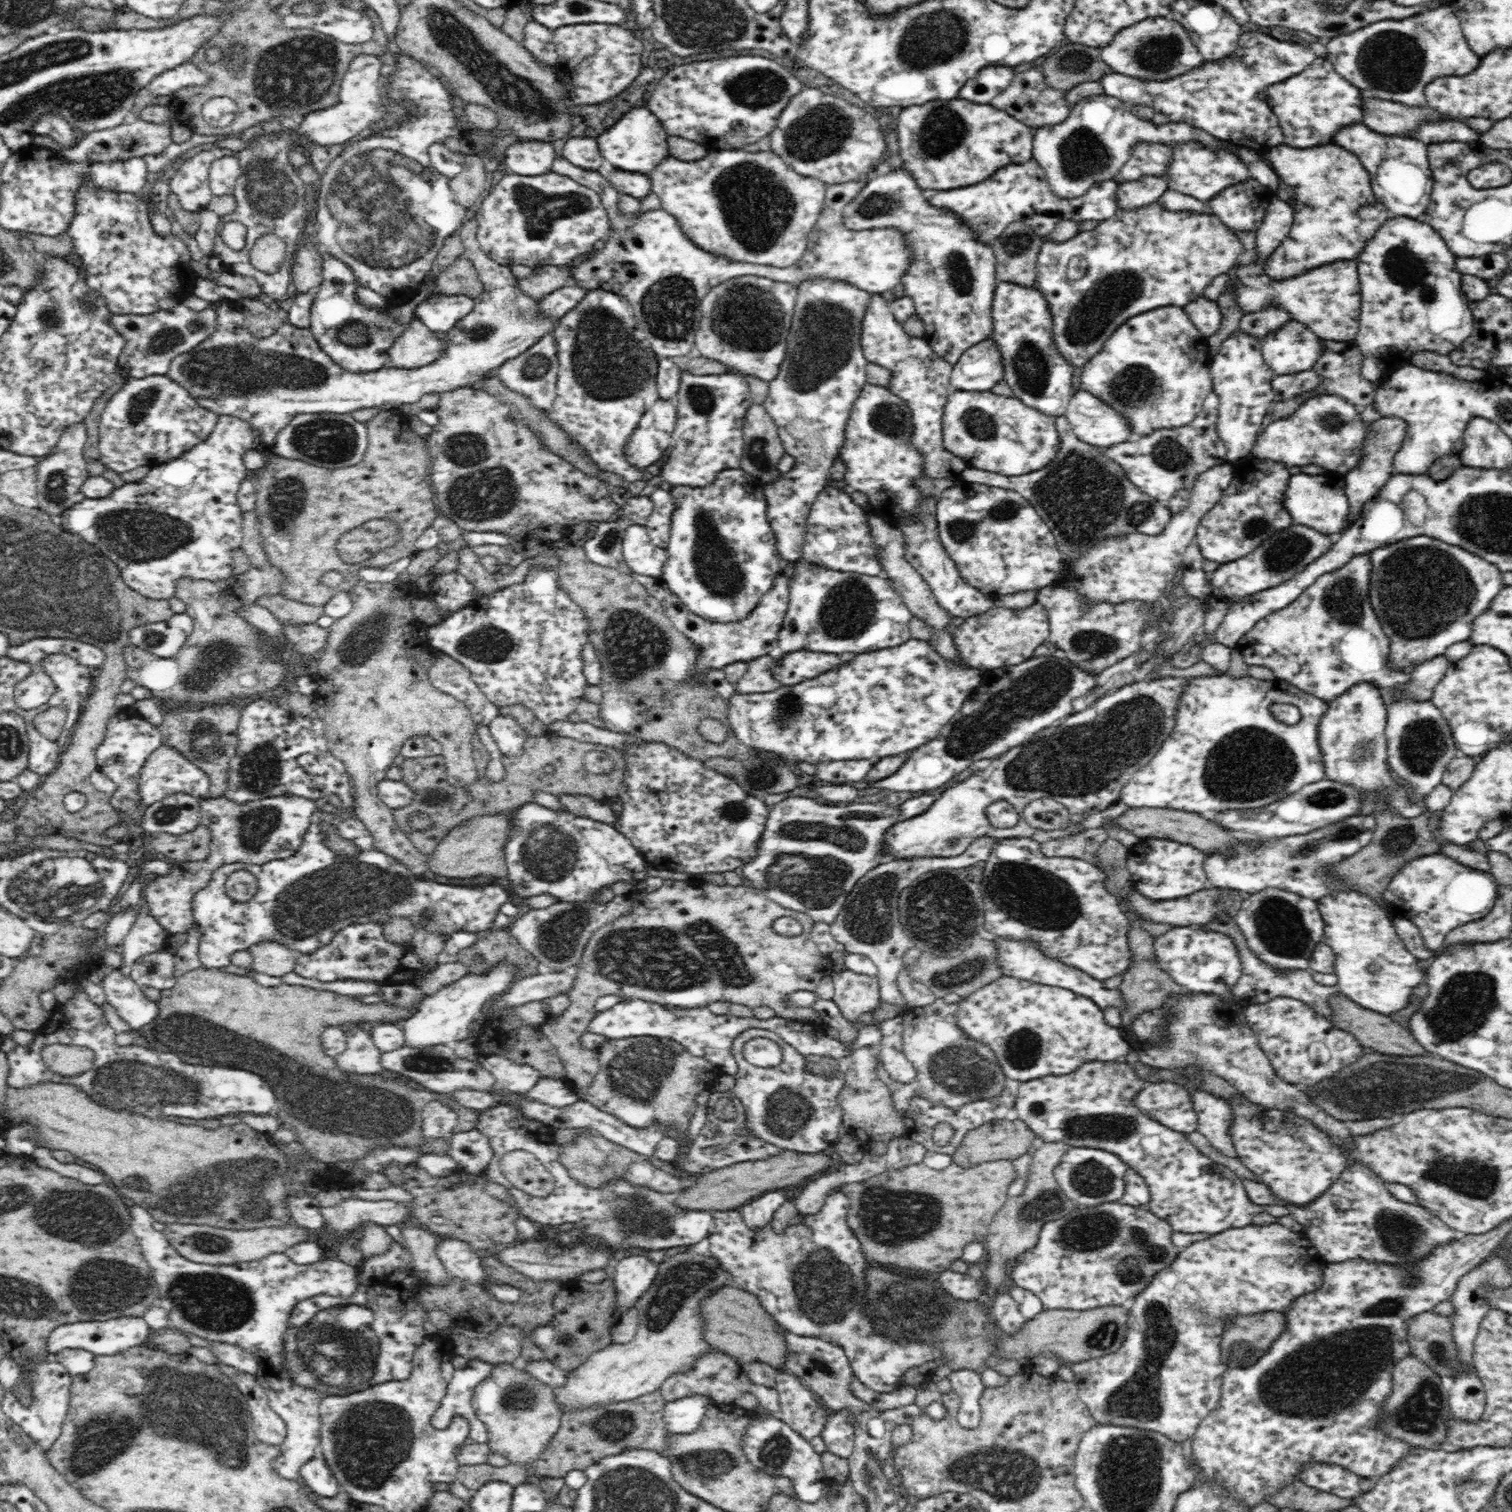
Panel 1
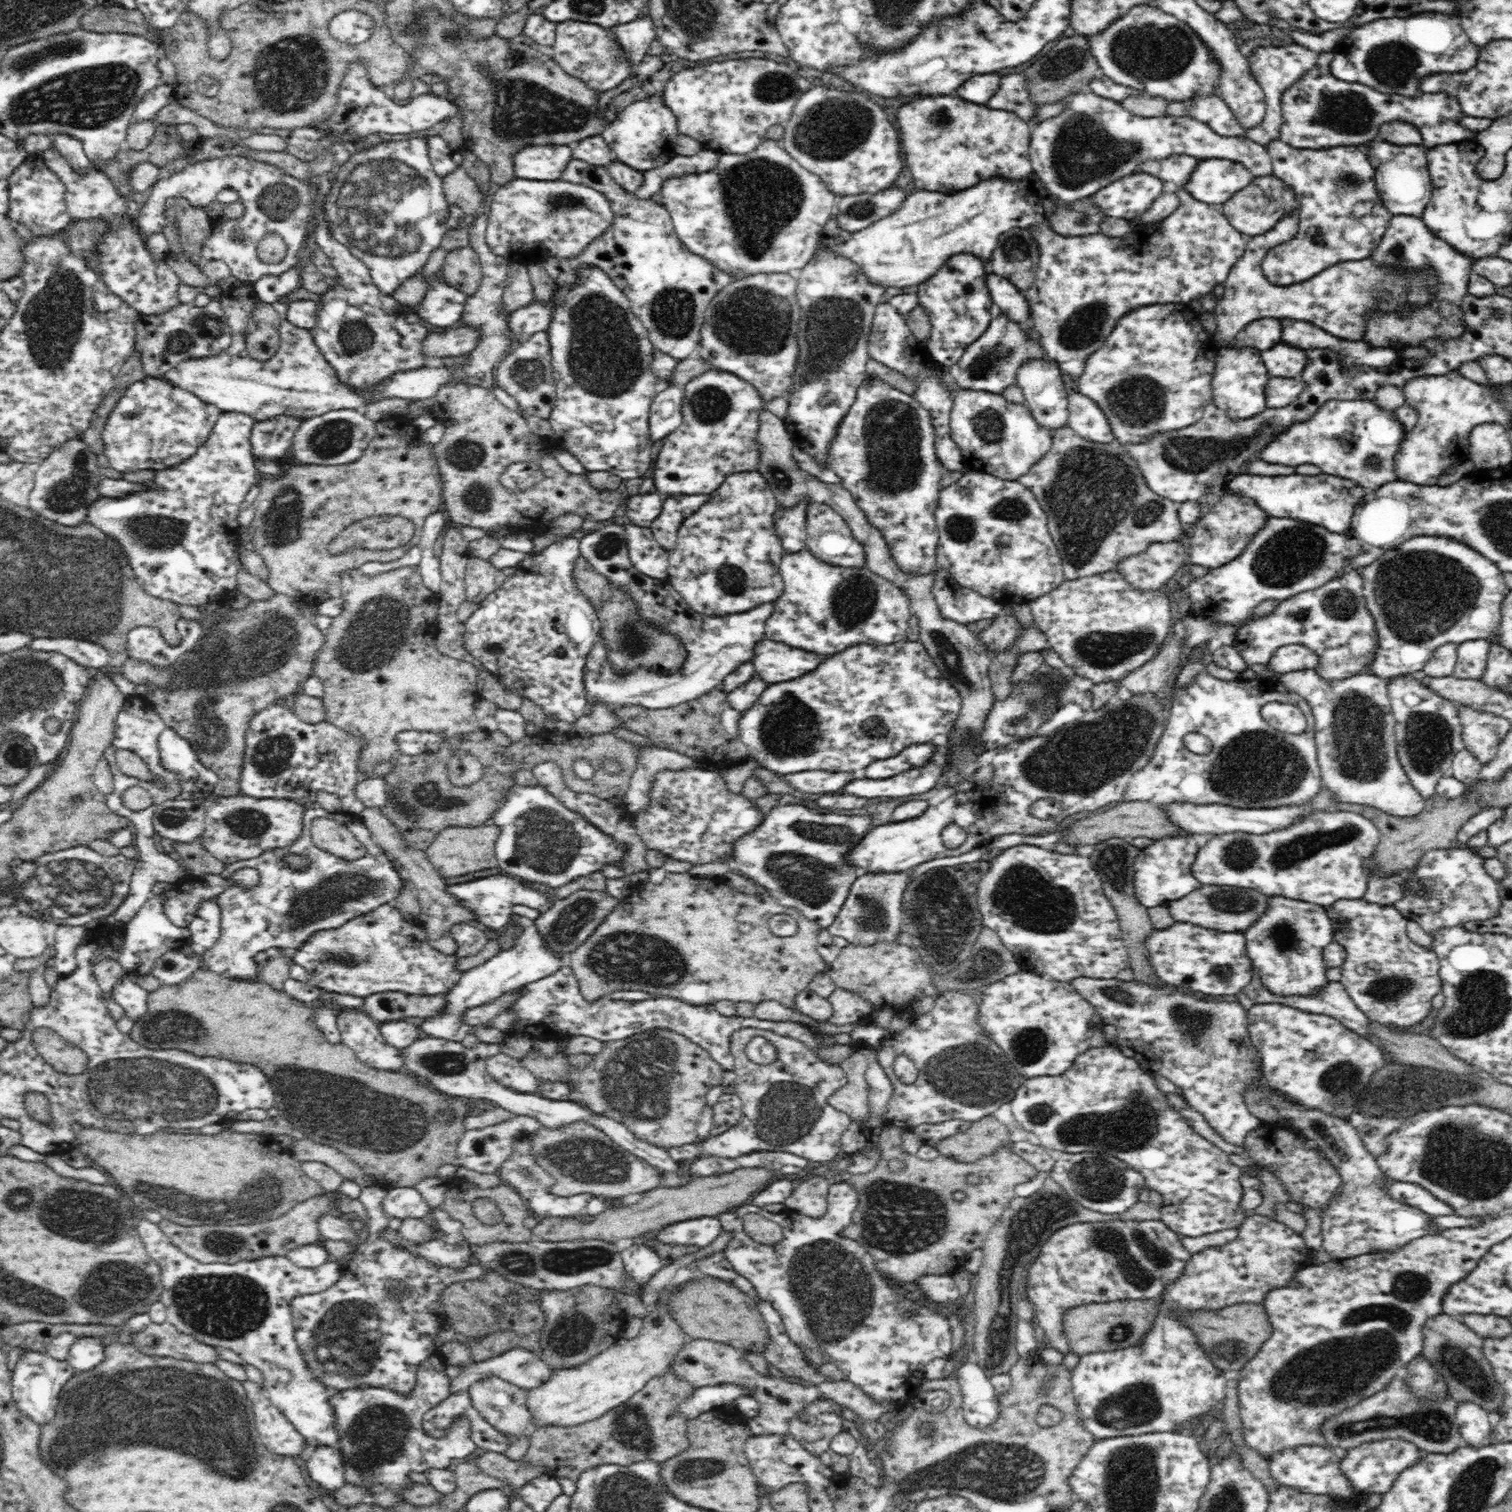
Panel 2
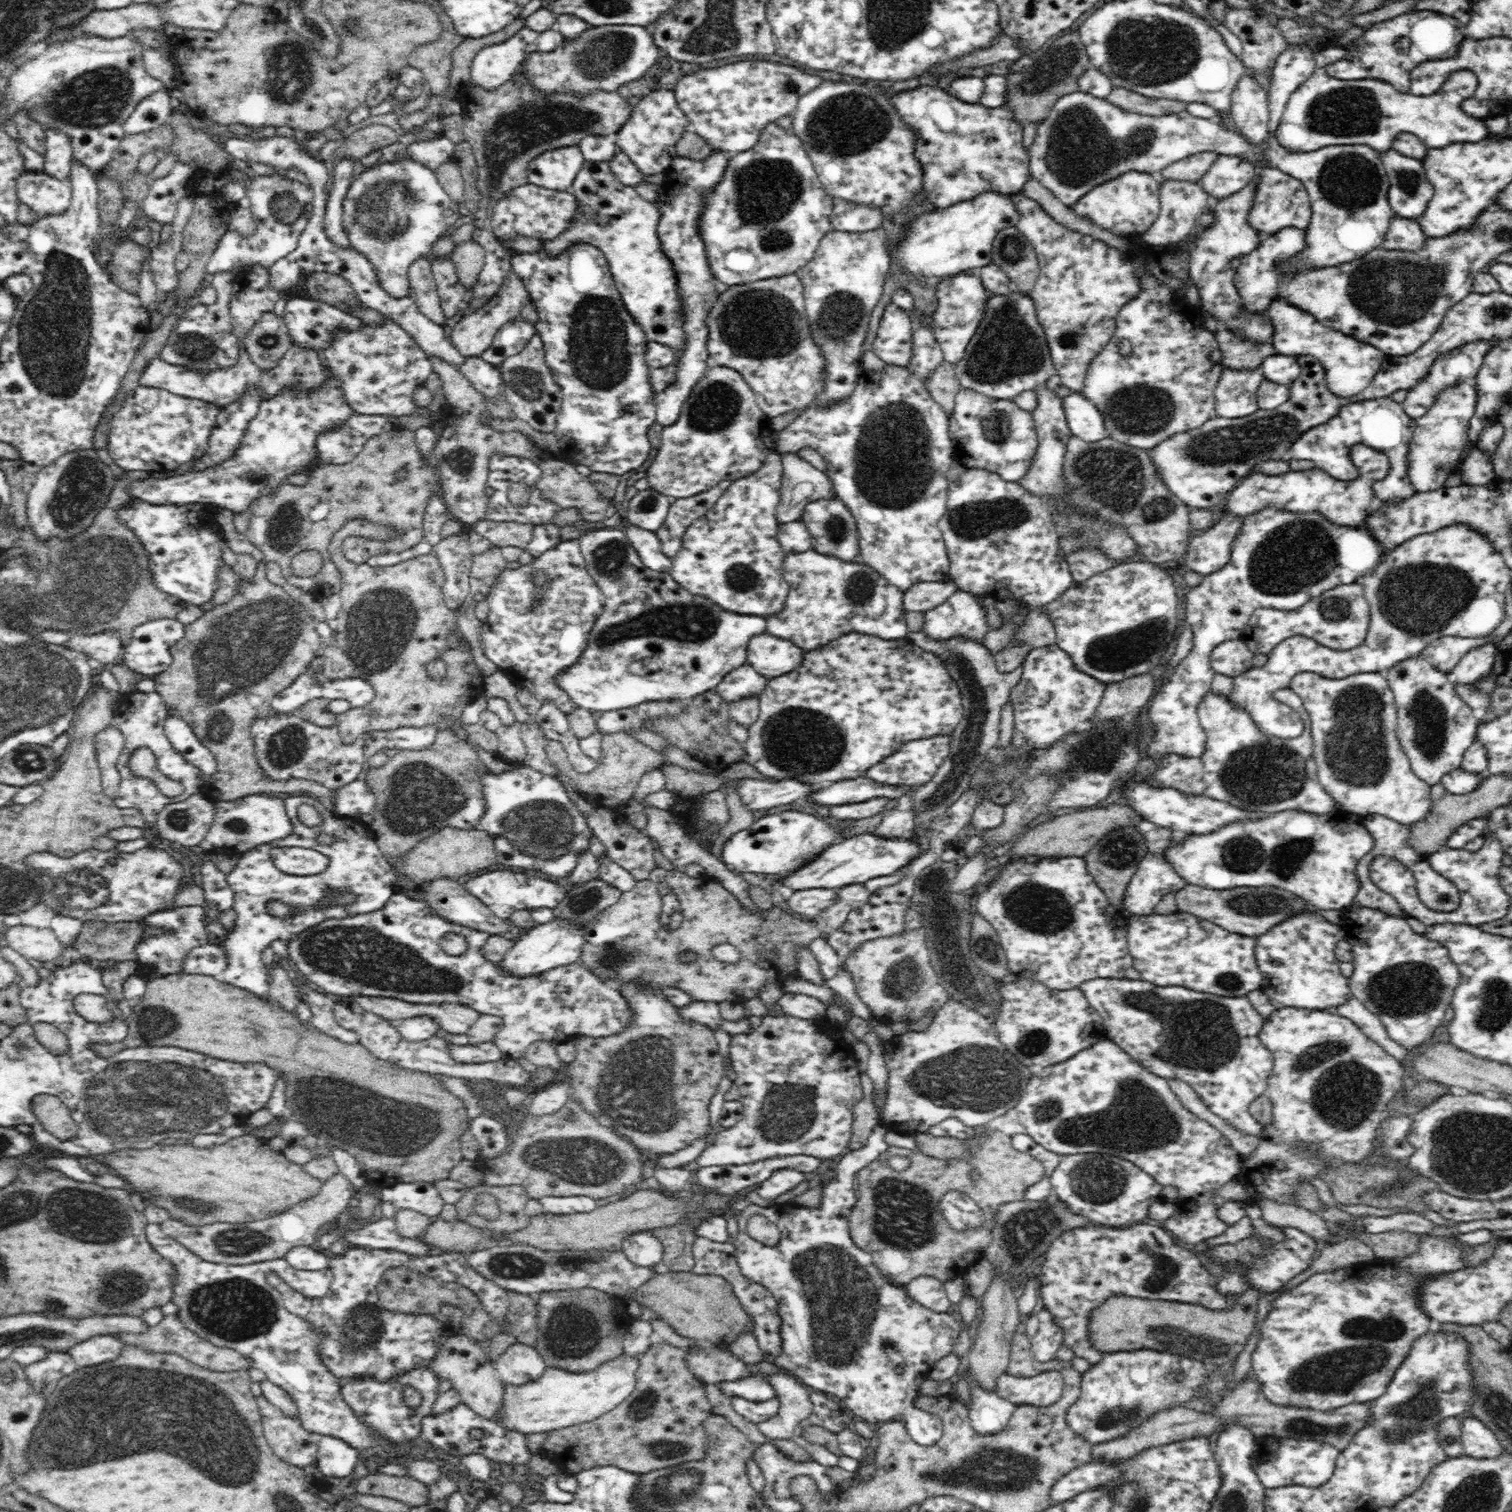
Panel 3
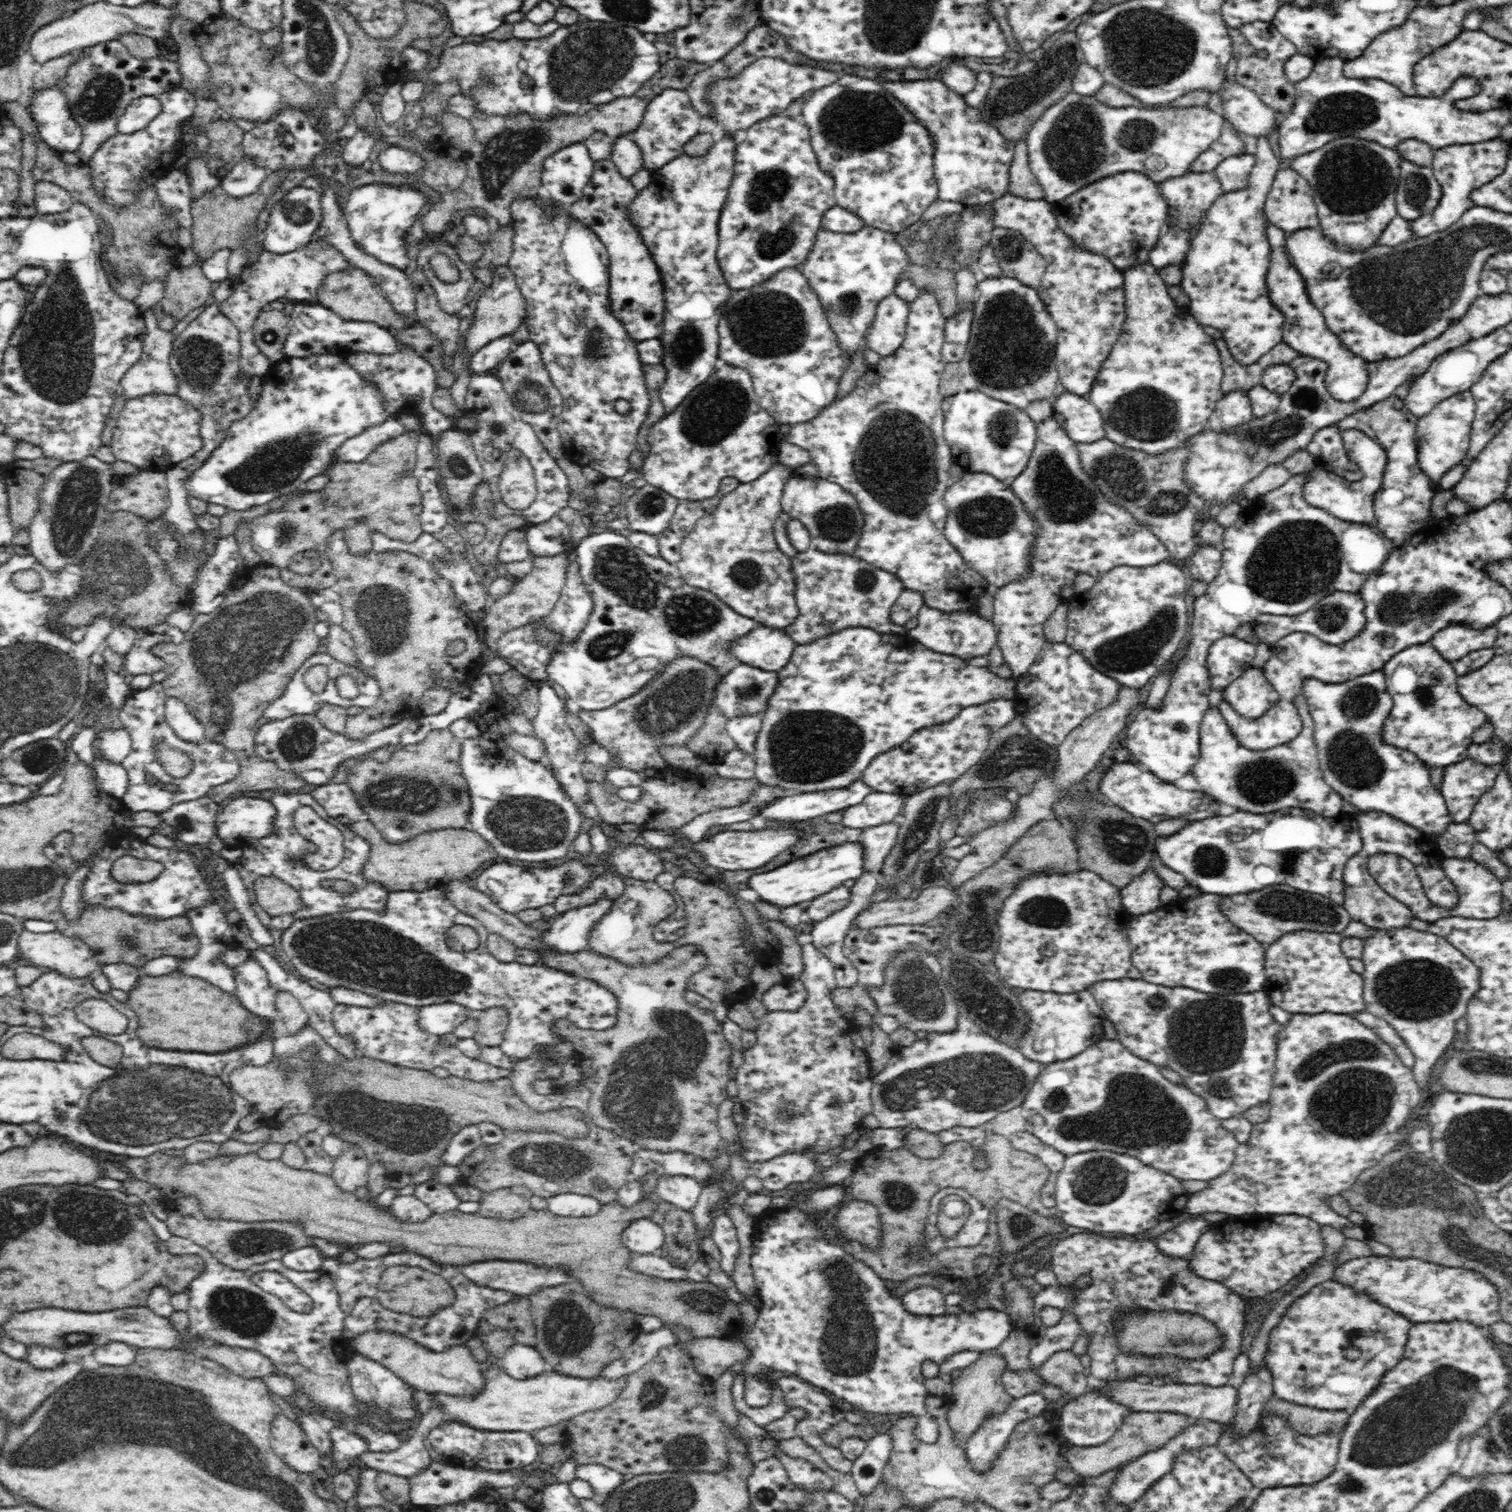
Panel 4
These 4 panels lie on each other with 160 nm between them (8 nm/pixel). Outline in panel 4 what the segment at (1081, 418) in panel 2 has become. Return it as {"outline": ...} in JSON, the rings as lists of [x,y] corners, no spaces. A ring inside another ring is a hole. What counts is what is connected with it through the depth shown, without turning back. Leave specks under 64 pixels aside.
{"outline":[[[1059,391],[1053,406],[1053,417],[1072,441],[1093,443],[1105,438],[1102,415],[1084,396]]]}

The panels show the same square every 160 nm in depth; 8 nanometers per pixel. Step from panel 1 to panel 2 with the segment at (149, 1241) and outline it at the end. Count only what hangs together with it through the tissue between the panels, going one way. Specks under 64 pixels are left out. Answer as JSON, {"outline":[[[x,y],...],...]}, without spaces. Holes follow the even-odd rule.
{"outline":[[[145,1217],[137,1218],[135,1228],[150,1258],[160,1267],[162,1292],[160,1292],[159,1301],[168,1309],[167,1322],[176,1326],[179,1332],[192,1336],[203,1344],[230,1349],[256,1369],[262,1372],[272,1372],[274,1382],[270,1386],[264,1384],[268,1388],[267,1397],[270,1397],[271,1404],[304,1437],[303,1457],[306,1458],[319,1446],[335,1447],[335,1443],[338,1442],[338,1433],[334,1429],[334,1411],[326,1396],[325,1385],[322,1381],[314,1379],[314,1375],[310,1373],[303,1360],[299,1343],[296,1343],[290,1302],[296,1296],[324,1292],[334,1286],[343,1275],[342,1263],[326,1260],[316,1268],[300,1268],[287,1256],[268,1256],[268,1258],[252,1260],[252,1262],[204,1264],[180,1251],[162,1232],[159,1225],[146,1220]]]}

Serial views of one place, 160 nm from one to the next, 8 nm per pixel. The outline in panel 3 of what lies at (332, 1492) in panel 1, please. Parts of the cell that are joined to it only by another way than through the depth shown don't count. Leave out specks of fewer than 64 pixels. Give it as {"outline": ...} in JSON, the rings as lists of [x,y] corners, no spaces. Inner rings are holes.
{"outline":[[[322,1436],[317,1447],[316,1464],[325,1477],[344,1478],[353,1474],[360,1460],[360,1452],[357,1448],[332,1436]]]}

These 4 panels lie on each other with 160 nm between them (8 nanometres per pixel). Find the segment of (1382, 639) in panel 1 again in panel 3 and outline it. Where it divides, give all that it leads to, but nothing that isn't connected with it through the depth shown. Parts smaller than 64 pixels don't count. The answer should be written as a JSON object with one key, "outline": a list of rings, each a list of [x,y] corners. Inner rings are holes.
{"outline":[[[1359,581],[1330,588],[1329,591],[1322,592],[1320,596],[1314,596],[1296,610],[1260,608],[1253,612],[1239,639],[1248,646],[1254,655],[1267,656],[1276,645],[1292,636],[1304,636],[1316,640],[1331,650],[1354,650],[1364,644],[1371,619],[1368,601],[1362,592],[1363,588],[1356,582]]]}

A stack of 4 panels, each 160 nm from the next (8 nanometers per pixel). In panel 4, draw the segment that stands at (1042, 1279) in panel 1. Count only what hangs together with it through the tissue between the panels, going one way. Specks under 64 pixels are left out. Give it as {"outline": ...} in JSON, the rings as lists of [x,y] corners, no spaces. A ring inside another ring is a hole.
{"outline":[[[1092,1231],[1088,1234],[1073,1234],[1058,1242],[1052,1247],[1052,1257],[1050,1259],[1050,1270],[1055,1274],[1058,1282],[1058,1289],[1070,1296],[1070,1306],[1063,1309],[1063,1314],[1070,1313],[1080,1324],[1082,1333],[1090,1337],[1087,1347],[1087,1355],[1092,1359],[1092,1365],[1088,1369],[1091,1380],[1116,1381],[1124,1378],[1138,1376],[1143,1380],[1146,1376],[1163,1376],[1158,1378],[1158,1382],[1167,1381],[1177,1384],[1198,1384],[1210,1387],[1220,1387],[1228,1384],[1230,1376],[1233,1374],[1233,1366],[1239,1356],[1240,1343],[1242,1342],[1242,1330],[1245,1327],[1246,1315],[1248,1311],[1248,1301],[1239,1294],[1236,1294],[1225,1284],[1207,1280],[1195,1274],[1189,1265],[1189,1257],[1178,1258],[1166,1255],[1158,1248],[1156,1240],[1138,1240],[1138,1238],[1106,1238]],[[1088,1277],[1088,1286],[1075,1286],[1075,1282]],[[1128,1308],[1147,1308],[1147,1310],[1166,1310],[1172,1308],[1180,1312],[1193,1312],[1199,1314],[1202,1319],[1210,1320],[1210,1323],[1218,1326],[1220,1333],[1226,1337],[1224,1348],[1218,1350],[1212,1356],[1189,1362],[1182,1358],[1170,1356],[1123,1354],[1117,1346],[1115,1338],[1115,1328],[1112,1328],[1112,1316],[1128,1310]]]}

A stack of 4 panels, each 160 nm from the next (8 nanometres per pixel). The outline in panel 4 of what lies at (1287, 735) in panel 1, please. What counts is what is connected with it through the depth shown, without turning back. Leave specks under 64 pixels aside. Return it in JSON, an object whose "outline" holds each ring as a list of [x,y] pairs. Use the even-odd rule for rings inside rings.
{"outline":[[[1304,695],[1294,696],[1292,700],[1298,716],[1304,720],[1302,730],[1294,740],[1281,744],[1273,750],[1250,750],[1240,744],[1237,736],[1218,706],[1206,710],[1200,725],[1200,756],[1190,773],[1200,791],[1209,794],[1218,802],[1233,806],[1236,811],[1276,812],[1282,808],[1304,808],[1332,818],[1347,810],[1344,799],[1323,779],[1314,742],[1314,725],[1308,712]]]}

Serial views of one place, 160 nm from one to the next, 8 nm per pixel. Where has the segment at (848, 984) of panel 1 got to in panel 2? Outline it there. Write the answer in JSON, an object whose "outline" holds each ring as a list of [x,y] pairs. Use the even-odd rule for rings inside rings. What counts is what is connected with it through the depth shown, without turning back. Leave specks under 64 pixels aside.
{"outline":[[[837,988],[832,992],[829,1001],[833,1006],[832,1024],[862,1024],[871,1021],[877,1010],[875,1006],[857,992]]]}

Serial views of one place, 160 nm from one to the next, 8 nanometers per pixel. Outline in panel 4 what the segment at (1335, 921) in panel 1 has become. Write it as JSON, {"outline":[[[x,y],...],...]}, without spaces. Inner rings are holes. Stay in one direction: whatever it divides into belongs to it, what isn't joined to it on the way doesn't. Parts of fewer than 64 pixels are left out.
{"outline":[[[1376,928],[1362,941],[1364,1008],[1394,1027],[1414,1055],[1411,1069],[1419,1088],[1433,1090],[1428,1087],[1434,1080],[1432,1066],[1454,1040],[1454,1022],[1466,1014],[1470,996],[1480,989],[1480,969],[1446,939],[1428,931]]]}

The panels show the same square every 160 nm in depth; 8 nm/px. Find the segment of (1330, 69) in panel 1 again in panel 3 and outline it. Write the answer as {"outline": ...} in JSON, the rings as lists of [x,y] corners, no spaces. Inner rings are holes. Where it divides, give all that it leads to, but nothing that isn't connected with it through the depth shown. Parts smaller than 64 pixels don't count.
{"outline":[[[1328,46],[1315,52],[1314,74],[1303,82],[1292,94],[1285,106],[1279,127],[1272,133],[1278,142],[1292,152],[1312,152],[1334,145],[1363,144],[1381,153],[1390,150],[1394,136],[1400,132],[1416,134],[1428,148],[1444,148],[1456,142],[1478,142],[1488,139],[1489,130],[1482,120],[1476,120],[1462,112],[1462,102],[1470,98],[1478,86],[1478,79],[1472,71],[1463,70],[1450,74],[1436,94],[1416,96],[1414,93],[1398,92],[1392,85],[1382,80],[1338,80],[1326,72],[1328,64],[1344,56],[1343,47]]]}

